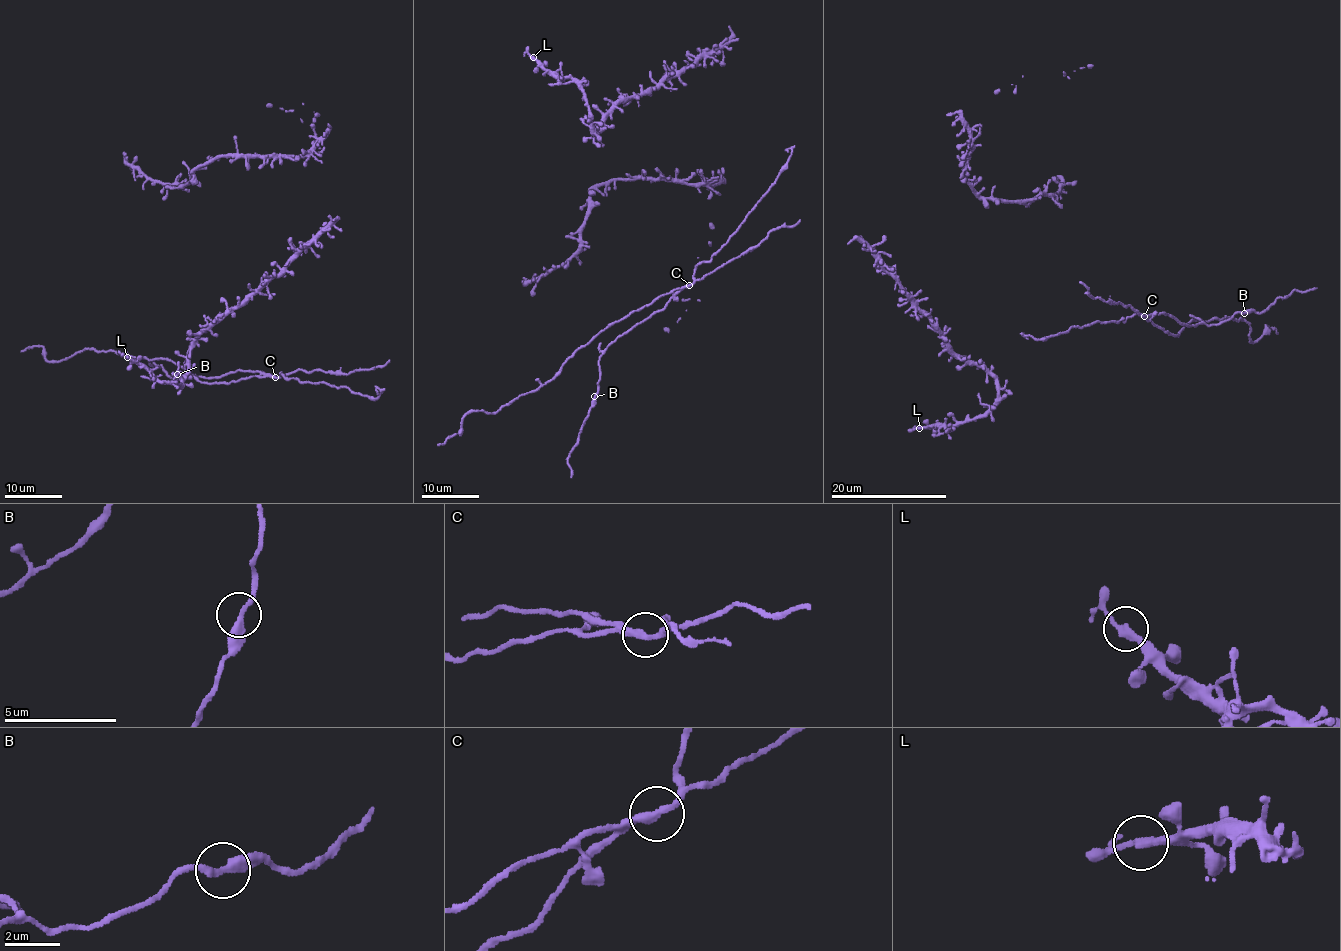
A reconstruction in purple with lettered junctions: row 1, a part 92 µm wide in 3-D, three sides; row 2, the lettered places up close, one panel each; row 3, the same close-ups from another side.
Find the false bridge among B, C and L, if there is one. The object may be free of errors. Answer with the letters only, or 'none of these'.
C

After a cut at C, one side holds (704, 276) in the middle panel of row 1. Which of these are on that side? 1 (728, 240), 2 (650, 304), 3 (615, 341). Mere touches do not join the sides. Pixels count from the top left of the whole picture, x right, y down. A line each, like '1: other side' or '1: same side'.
1: other side
2: same side
3: other side

